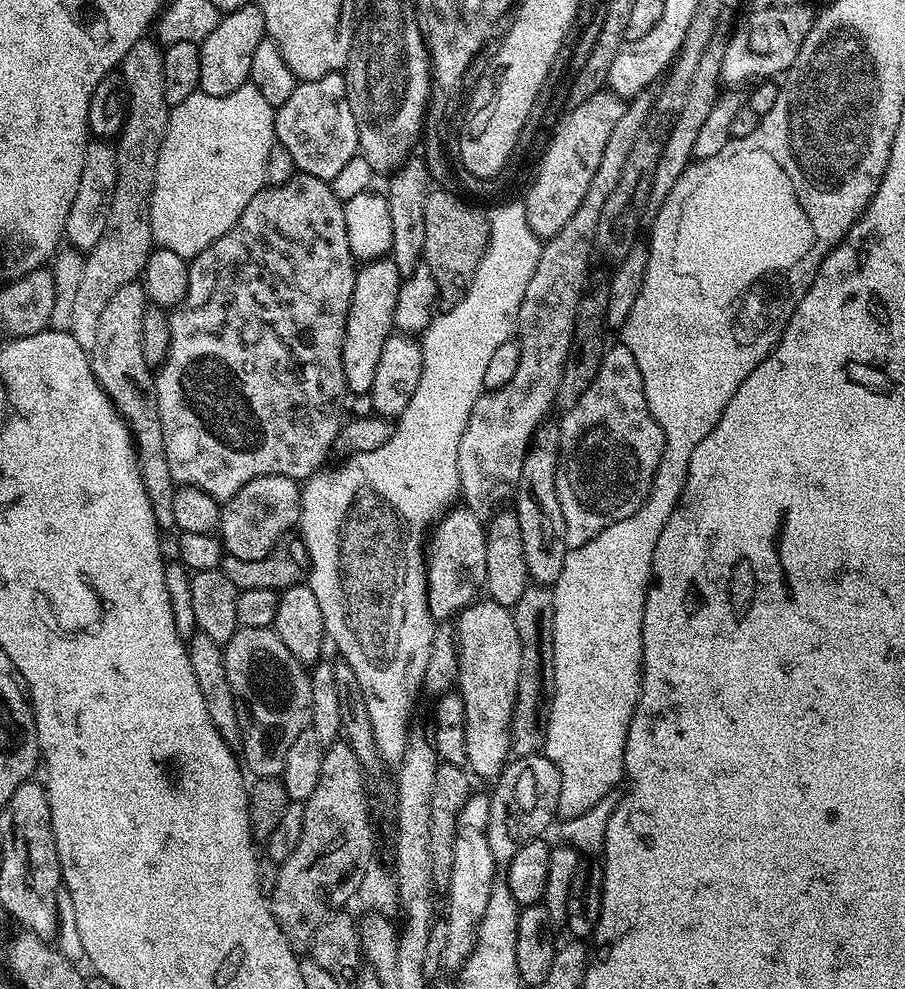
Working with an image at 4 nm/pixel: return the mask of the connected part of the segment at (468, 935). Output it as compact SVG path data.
M469 795L468 801L458 814L456 837L454 838L454 858L452 869L446 881L448 887L448 913L442 916L446 926L446 948L442 953L445 969L460 969L465 958L474 950L476 931L486 912L486 902L490 900L492 886L497 881L498 862L490 854L490 842L486 838L486 826L490 818L489 797Z

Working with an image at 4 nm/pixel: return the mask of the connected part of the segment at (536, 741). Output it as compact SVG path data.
M529 586L518 598L518 602L510 609L514 618L514 627L518 629L518 642L522 642L522 658L518 666L518 690L514 698L514 710L512 711L512 721L508 729L510 730L510 742L512 743L510 752L513 757L535 756L544 747L545 721L542 719L542 705L546 700L546 652L540 649L540 643L545 643L546 638L552 635L552 611L554 610L554 598L552 588L548 586Z

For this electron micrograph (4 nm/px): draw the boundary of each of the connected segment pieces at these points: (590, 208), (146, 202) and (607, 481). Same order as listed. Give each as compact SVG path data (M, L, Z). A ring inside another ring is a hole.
M586 194L586 198L582 198L582 203L578 205L578 210L574 210L574 218L570 218L570 222L566 222L566 226L562 226L562 230L558 230L558 234L552 239L543 241L534 278L530 278L530 286L526 286L522 306L516 315L514 332L520 341L518 371L514 373L514 378L510 378L510 382L506 382L506 386L481 394L470 410L466 430L462 430L462 438L458 442L459 495L462 497L463 507L470 509L481 522L487 521L503 505L500 504L503 500L513 499L518 486L518 474L522 474L522 462L532 444L532 436L537 426L543 424L549 415L548 407L551 409L556 403L564 364L568 361L568 351L572 349L574 318L578 314L580 298L585 291L584 275L588 272L588 259L594 256L601 210L602 196Z
M145 38L130 46L122 61L124 85L128 91L128 113L124 128L115 141L118 182L114 186L114 202L106 218L106 230L98 238L98 246L87 252L82 266L82 279L74 293L70 326L74 342L91 350L98 335L98 318L106 310L106 302L114 298L122 286L133 283L143 273L146 258L154 247L150 230L152 187L158 166L158 154L166 134L170 106L166 102L166 84L162 82L164 53L155 39Z
M616 342L613 348L611 345L605 351L589 388L562 418L564 420L559 421L560 461L556 467L556 489L558 506L562 508L564 543L573 549L586 546L586 542L602 534L606 526L614 526L614 522L622 522L622 518L630 518L630 514L640 509L662 458L664 435L654 414L650 414L638 362L634 362L634 354L626 350L623 342Z

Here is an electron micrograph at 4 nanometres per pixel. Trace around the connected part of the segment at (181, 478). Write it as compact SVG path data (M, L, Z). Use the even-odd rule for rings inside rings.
M295 174L289 180L284 180L281 184L265 186L260 189L258 194L254 194L254 198L250 198L250 203L246 205L246 210L242 210L242 214L238 218L238 222L234 222L234 226L230 226L230 230L226 230L226 234L222 234L222 238L218 238L210 246L206 246L206 250L199 252L197 256L191 257L188 266L188 285L186 286L186 294L182 298L182 302L171 309L168 318L168 350L159 365L158 371L154 376L154 391L156 393L156 409L158 410L158 418L162 422L162 442L166 446L166 458L170 466L170 474L177 485L192 485L200 490L206 490L206 494L210 498L227 502L231 496L238 494L238 490L242 490L242 486L246 482L250 482L259 476L285 476L297 482L303 482L309 476L316 475L325 467L324 459L335 449L338 444L338 437L342 427L342 415L340 416L340 399L346 396L344 387L344 371L342 370L342 342L344 341L344 331L346 330L346 318L350 310L350 298L354 294L354 278L358 261L352 255L350 250L350 238L346 234L346 216L344 214L345 201L339 200L334 194L331 183L322 178L314 178L313 176L305 176L303 174Z

